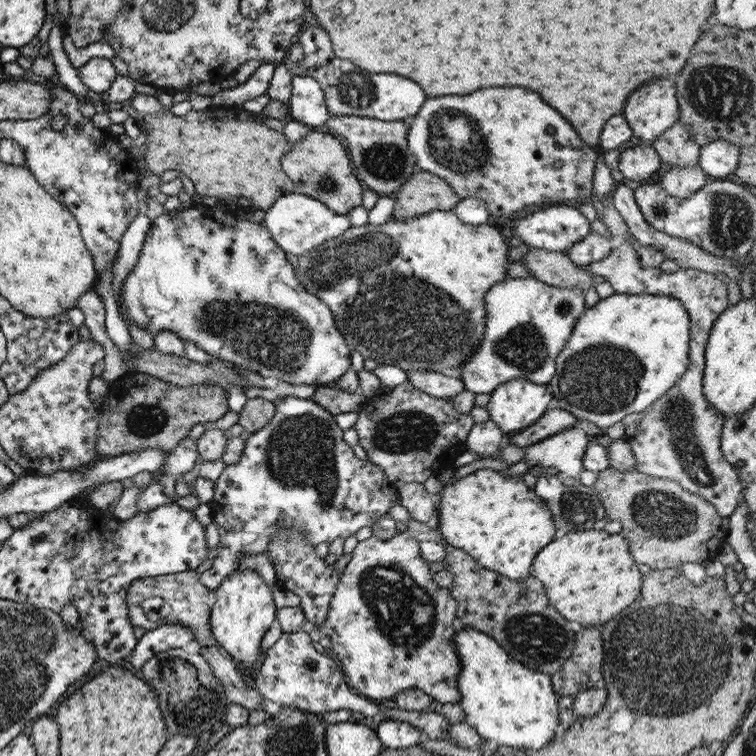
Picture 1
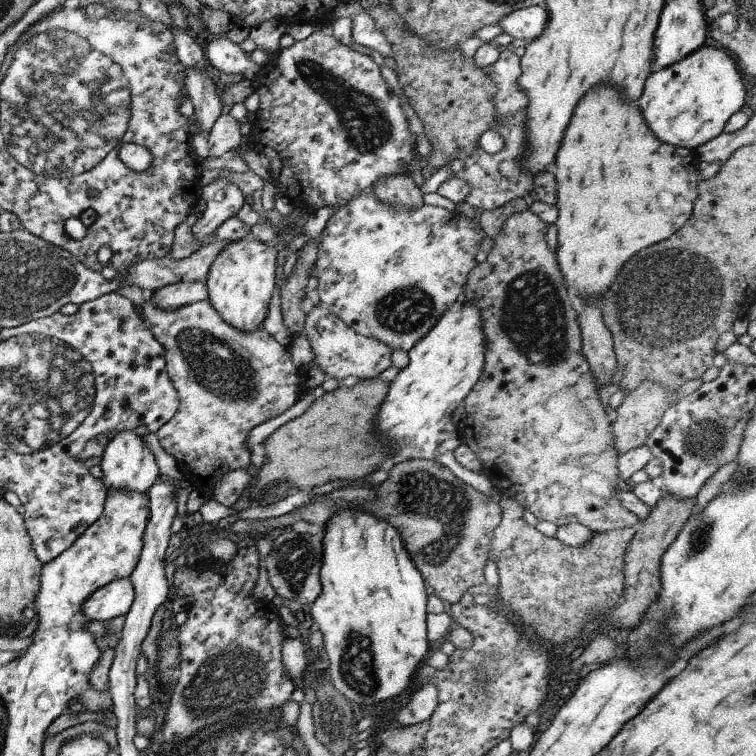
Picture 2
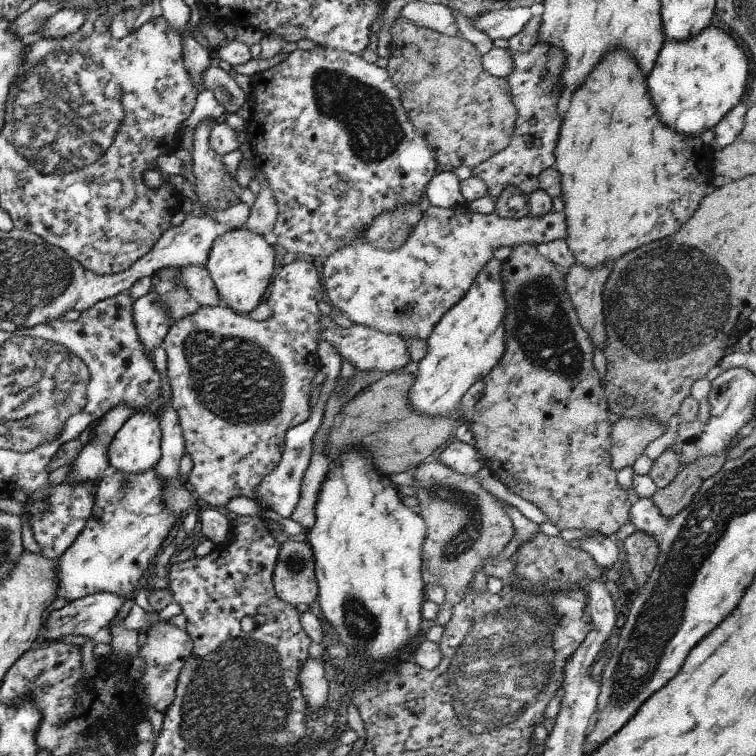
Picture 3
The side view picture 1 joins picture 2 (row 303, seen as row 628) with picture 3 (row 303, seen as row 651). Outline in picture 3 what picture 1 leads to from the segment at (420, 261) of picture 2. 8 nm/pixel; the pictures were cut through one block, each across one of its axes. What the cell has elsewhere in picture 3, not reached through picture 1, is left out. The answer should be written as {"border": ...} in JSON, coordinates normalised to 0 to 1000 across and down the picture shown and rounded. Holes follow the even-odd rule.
{"border":[[[616,271],[594,275],[567,272],[546,299],[538,317],[522,331],[504,331],[488,323],[479,308],[464,323],[446,328],[426,347],[423,369],[431,398],[446,407],[471,430],[480,430],[505,440],[562,450],[583,418],[602,405],[628,370],[631,361],[652,341],[652,333],[663,325],[685,323],[724,323],[750,312],[750,296],[743,279],[730,278],[718,286],[694,286],[687,290],[660,287],[655,280],[635,283],[620,279]]]}

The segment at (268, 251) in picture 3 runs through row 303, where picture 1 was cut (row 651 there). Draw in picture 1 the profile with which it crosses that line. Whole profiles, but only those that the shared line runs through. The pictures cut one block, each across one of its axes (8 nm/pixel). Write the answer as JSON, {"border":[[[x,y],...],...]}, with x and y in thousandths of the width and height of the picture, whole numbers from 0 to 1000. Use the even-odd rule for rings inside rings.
{"border":[[[313,754],[310,759],[295,767],[290,776],[284,780],[284,799],[282,799],[275,811],[275,828],[287,849],[288,858],[304,869],[310,876],[319,876],[323,884],[329,884],[337,878],[337,873],[343,870],[343,849],[345,843],[357,831],[358,824],[364,820],[365,803],[362,802],[360,784],[356,778],[333,754]]]}

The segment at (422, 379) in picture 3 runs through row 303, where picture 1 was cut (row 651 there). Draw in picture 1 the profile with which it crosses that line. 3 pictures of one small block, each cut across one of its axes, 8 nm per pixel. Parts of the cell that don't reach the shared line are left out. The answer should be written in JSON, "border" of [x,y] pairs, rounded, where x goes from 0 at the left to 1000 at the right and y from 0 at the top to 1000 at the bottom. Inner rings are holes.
{"border":[[[610,831],[597,845],[610,874],[606,915],[612,955],[651,988],[680,992],[718,989],[731,976],[739,955],[738,921],[729,909],[728,893],[687,878],[639,836]]]}

